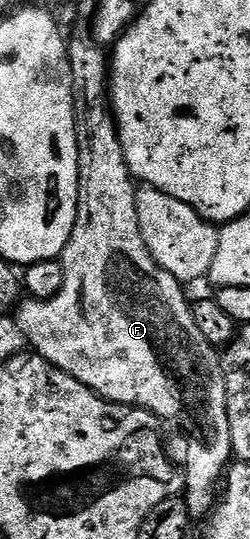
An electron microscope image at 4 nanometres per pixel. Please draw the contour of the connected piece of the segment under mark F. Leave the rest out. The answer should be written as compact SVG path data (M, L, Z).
M93 38L69 40L70 64L72 65L72 97L74 98L74 124L76 125L76 145L78 146L78 212L72 229L70 246L64 252L64 285L60 285L60 293L56 293L50 299L27 298L19 302L16 308L18 328L24 333L27 344L43 359L47 359L53 367L58 367L64 373L71 375L76 381L80 381L89 391L95 391L111 403L123 403L125 407L141 407L143 411L150 411L159 419L175 423L183 427L190 435L195 435L206 446L206 459L190 459L184 466L184 498L191 516L203 517L211 514L216 503L216 492L223 482L224 476L232 462L234 450L232 449L232 433L228 425L228 401L226 400L226 386L222 376L222 361L219 352L204 341L200 329L196 329L194 312L191 300L186 300L183 284L179 283L172 273L168 273L148 253L148 245L144 245L144 237L140 233L140 225L136 217L136 190L135 180L130 174L124 149L118 140L118 125L114 121L111 104L108 102L108 55L103 48L94 42Z

